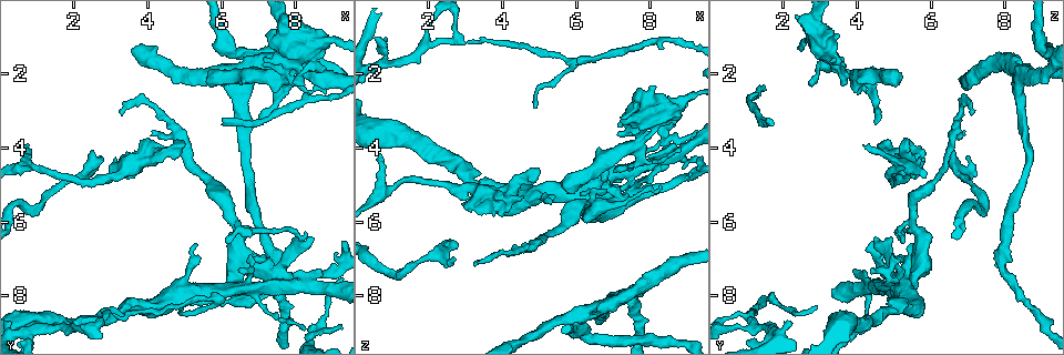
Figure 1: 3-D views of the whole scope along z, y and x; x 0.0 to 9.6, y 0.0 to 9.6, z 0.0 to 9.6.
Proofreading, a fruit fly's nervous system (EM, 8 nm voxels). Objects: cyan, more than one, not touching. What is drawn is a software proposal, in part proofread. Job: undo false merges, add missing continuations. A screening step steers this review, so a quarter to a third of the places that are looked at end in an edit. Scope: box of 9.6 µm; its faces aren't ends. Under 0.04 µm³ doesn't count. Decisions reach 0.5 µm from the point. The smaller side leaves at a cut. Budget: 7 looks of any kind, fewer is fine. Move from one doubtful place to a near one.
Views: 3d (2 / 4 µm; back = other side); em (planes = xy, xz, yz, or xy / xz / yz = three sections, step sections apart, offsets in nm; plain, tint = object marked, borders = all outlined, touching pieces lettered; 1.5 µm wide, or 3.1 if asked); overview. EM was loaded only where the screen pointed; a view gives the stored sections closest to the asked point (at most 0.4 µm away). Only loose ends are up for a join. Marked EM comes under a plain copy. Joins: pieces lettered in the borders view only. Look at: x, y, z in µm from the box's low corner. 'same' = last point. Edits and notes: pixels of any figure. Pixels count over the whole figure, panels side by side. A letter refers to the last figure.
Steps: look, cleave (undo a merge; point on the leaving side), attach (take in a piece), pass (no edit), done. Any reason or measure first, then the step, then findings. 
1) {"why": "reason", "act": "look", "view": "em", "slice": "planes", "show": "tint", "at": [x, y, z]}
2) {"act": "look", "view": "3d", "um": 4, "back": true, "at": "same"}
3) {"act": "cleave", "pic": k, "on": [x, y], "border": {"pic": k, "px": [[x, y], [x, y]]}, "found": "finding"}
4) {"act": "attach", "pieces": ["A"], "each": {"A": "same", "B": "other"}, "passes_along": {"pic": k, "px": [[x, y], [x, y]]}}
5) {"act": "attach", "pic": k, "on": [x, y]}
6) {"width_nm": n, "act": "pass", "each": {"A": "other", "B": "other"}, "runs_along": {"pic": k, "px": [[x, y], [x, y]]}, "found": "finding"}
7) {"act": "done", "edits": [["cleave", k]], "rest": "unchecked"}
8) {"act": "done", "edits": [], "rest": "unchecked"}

{"why": "branch point", "act": "look", "view": "3d", "um": 4, "at": [3.40, 4.75, 5.15]}

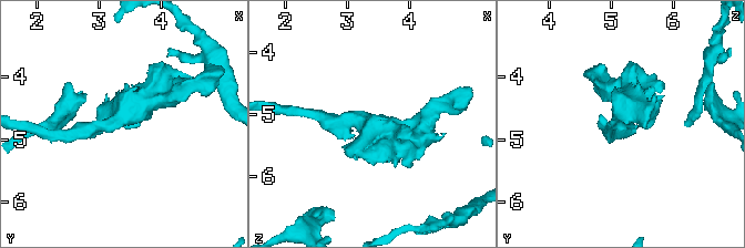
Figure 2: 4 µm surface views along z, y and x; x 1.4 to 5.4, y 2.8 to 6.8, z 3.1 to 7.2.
{"why": "need the tissue", "act": "look", "view": "em", "slice": "yz", "step": 4, "show": "tint", "at": [3.30, 4.65, 5.15]}

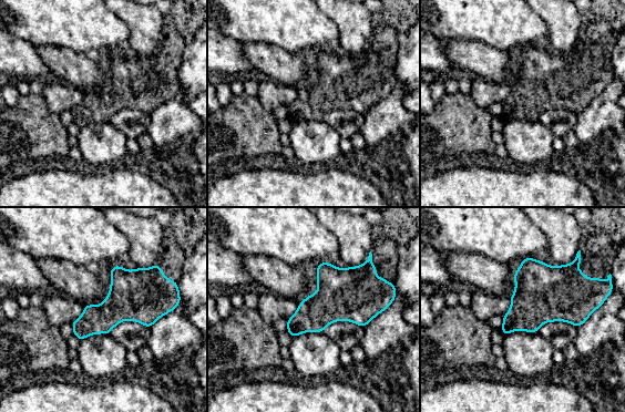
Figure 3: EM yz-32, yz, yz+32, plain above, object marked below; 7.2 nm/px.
{"act": "look", "view": "em", "slice": "planes", "show": "borders", "at": "same"}

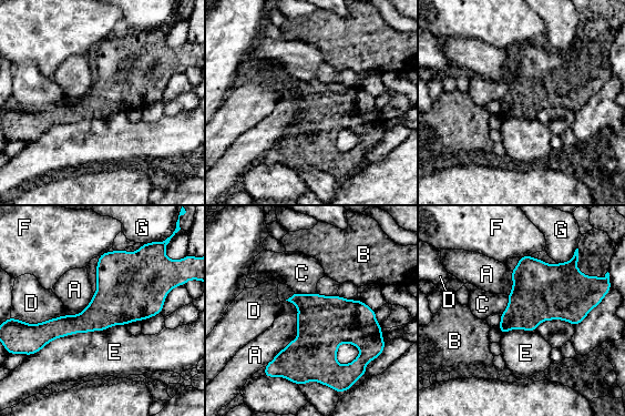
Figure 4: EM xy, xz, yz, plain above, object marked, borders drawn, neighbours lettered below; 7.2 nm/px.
{"width_nm": 360, "act": "pass", "each": {"A": "other", "B": "other", "C": "other", "D": "other", "E": "other", "F": "other", "G": "other"}, "found": "continuous, no second neuron"}

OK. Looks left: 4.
{"why": "free end", "act": "look", "view": "3d", "um": 2, "at": [4.90, 3.90, 4.50]}

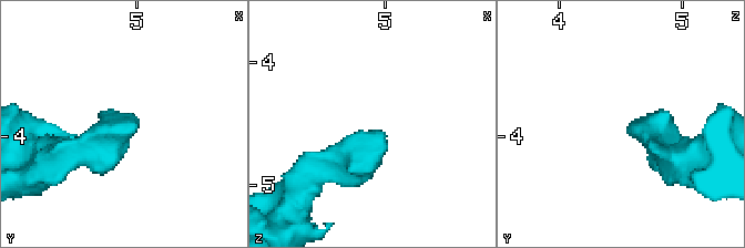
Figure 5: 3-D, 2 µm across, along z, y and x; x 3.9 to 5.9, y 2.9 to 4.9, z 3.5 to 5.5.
{"why": "shape alone is not enough", "act": "look", "view": "em", "slice": "planes", "show": "borders", "at": [4.92, 3.94, 4.52]}

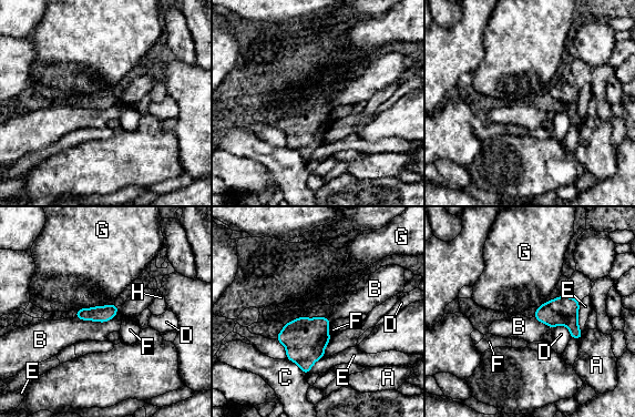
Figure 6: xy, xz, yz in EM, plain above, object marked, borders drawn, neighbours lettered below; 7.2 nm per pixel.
{"act": "pass", "each": {"A": "other", "B": "other", "C": "other", "D": "other", "E": "other", "F": "other", "G": "other", "H": "other"}, "border": {"pic": 6, "px": [[118, 311], [105, 322], [75, 317]]}, "found": "none of them fits"}

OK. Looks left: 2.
{"act": "done", "edits": [], "rest": "unchecked"}

